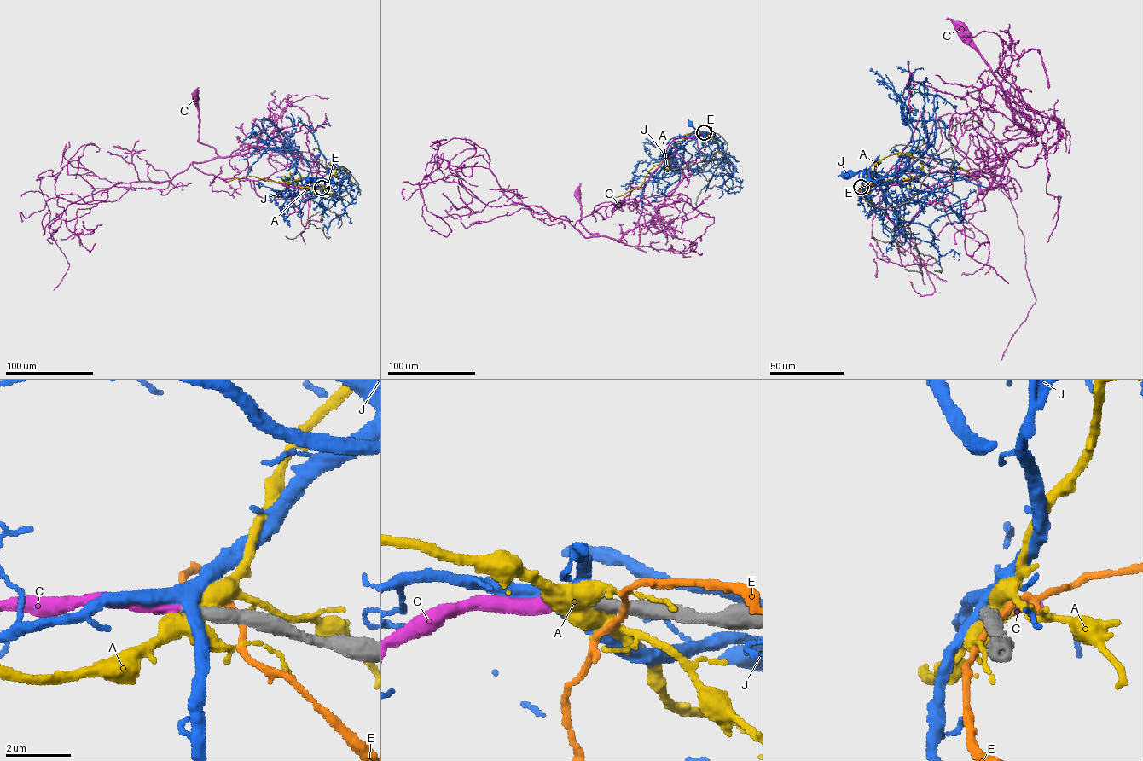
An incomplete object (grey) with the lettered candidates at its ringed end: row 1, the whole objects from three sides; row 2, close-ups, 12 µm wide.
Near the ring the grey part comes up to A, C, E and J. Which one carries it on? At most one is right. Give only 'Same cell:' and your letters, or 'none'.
Same cell: C

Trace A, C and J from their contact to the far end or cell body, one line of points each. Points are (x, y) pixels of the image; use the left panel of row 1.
A: (322, 188), (297, 186), (250, 176), (227, 182)
C: (322, 188), (284, 186), (267, 177), (219, 178), (196, 168), (193, 162), (217, 153), (198, 140), (194, 96)
J: (322, 188), (328, 182), (315, 177), (308, 180)

